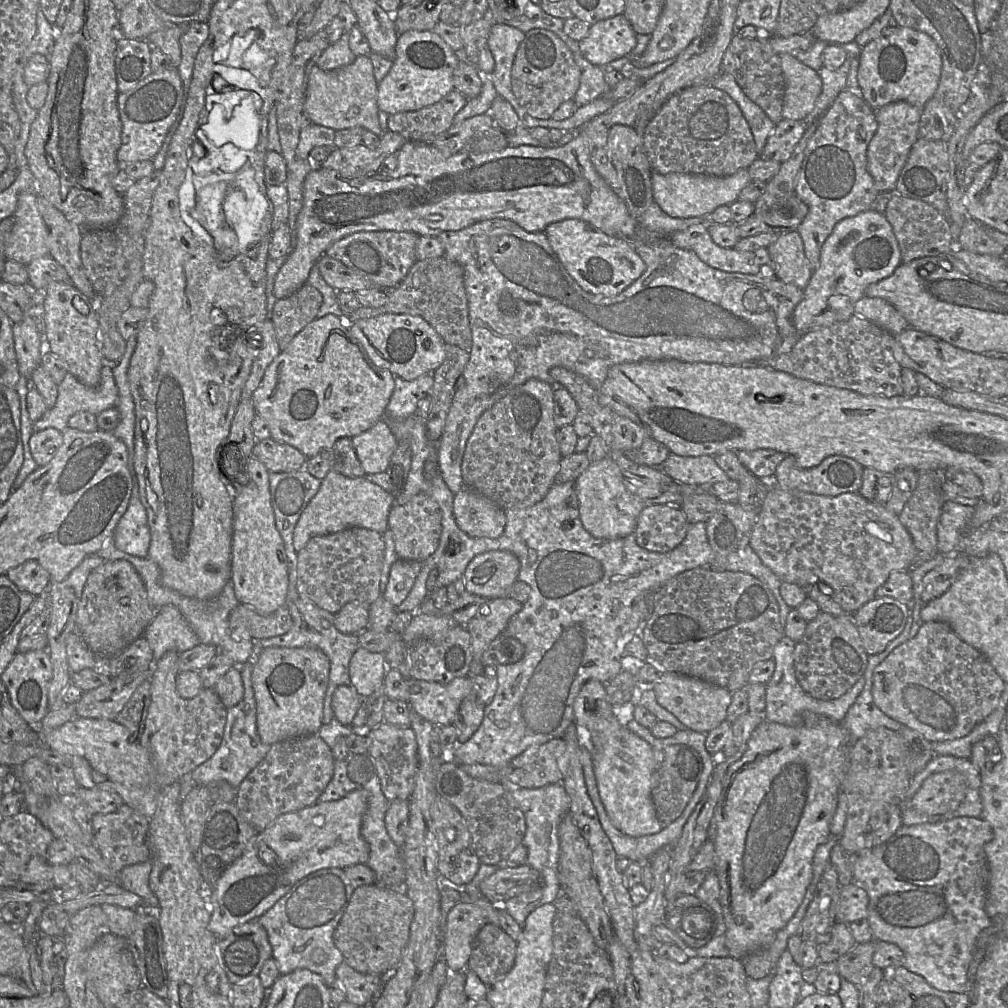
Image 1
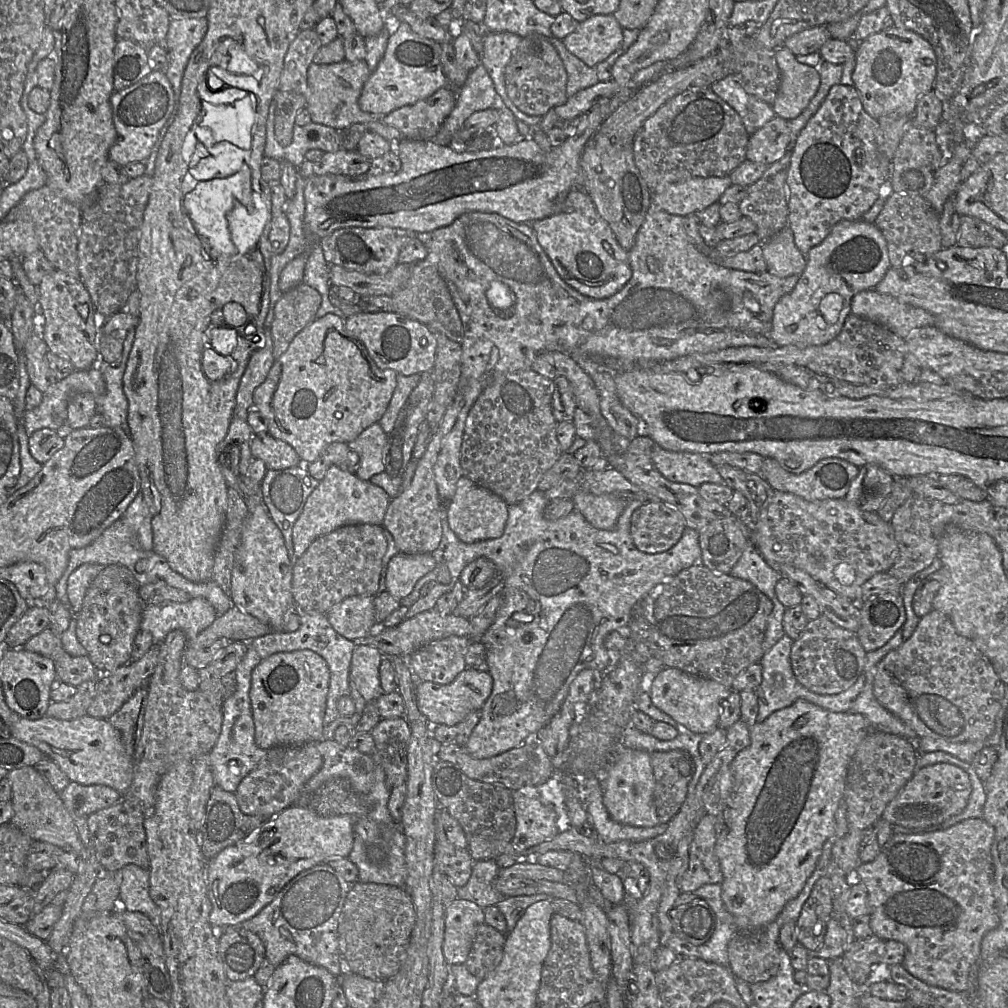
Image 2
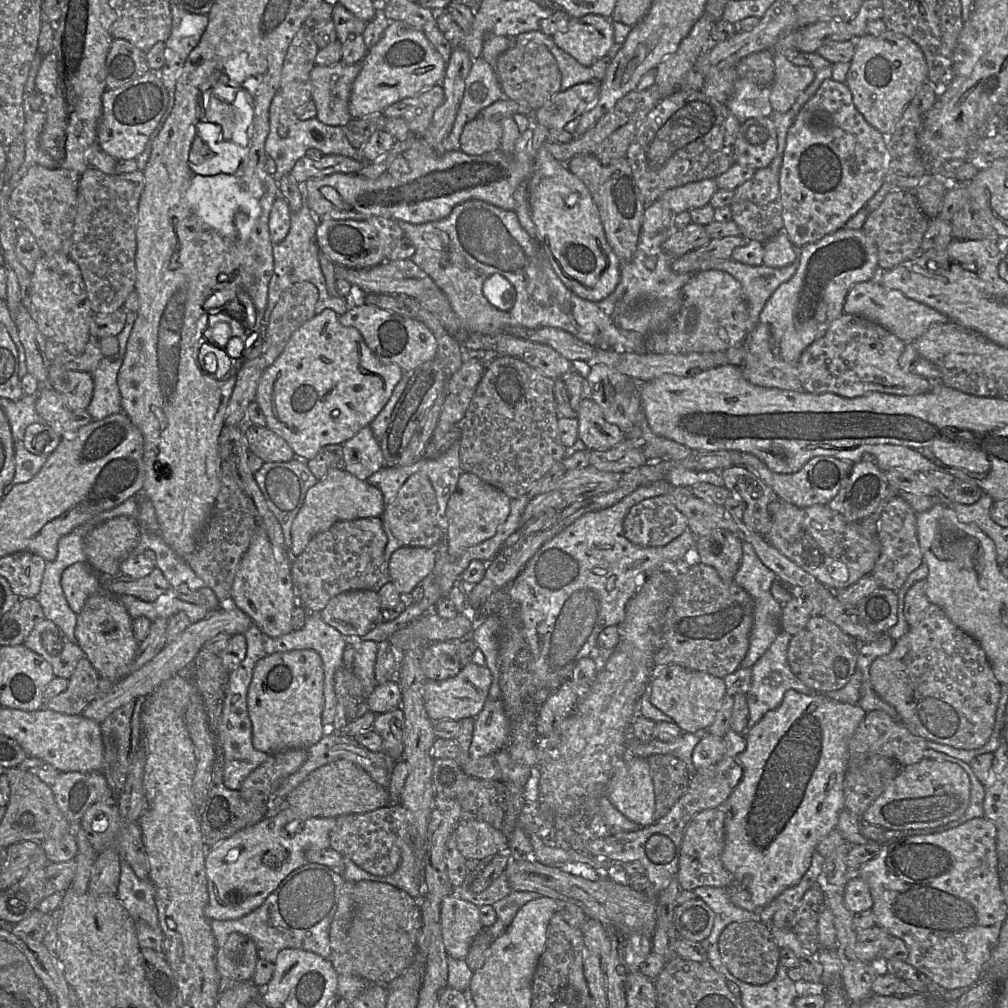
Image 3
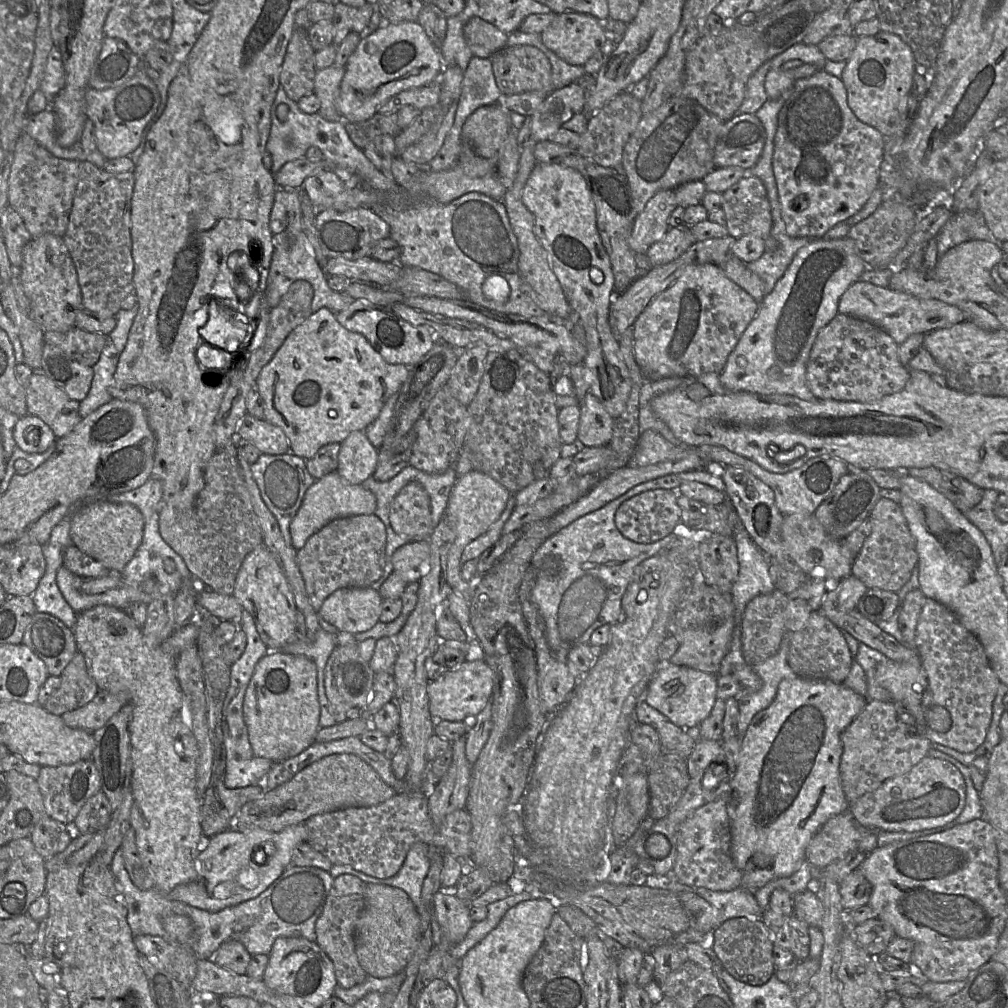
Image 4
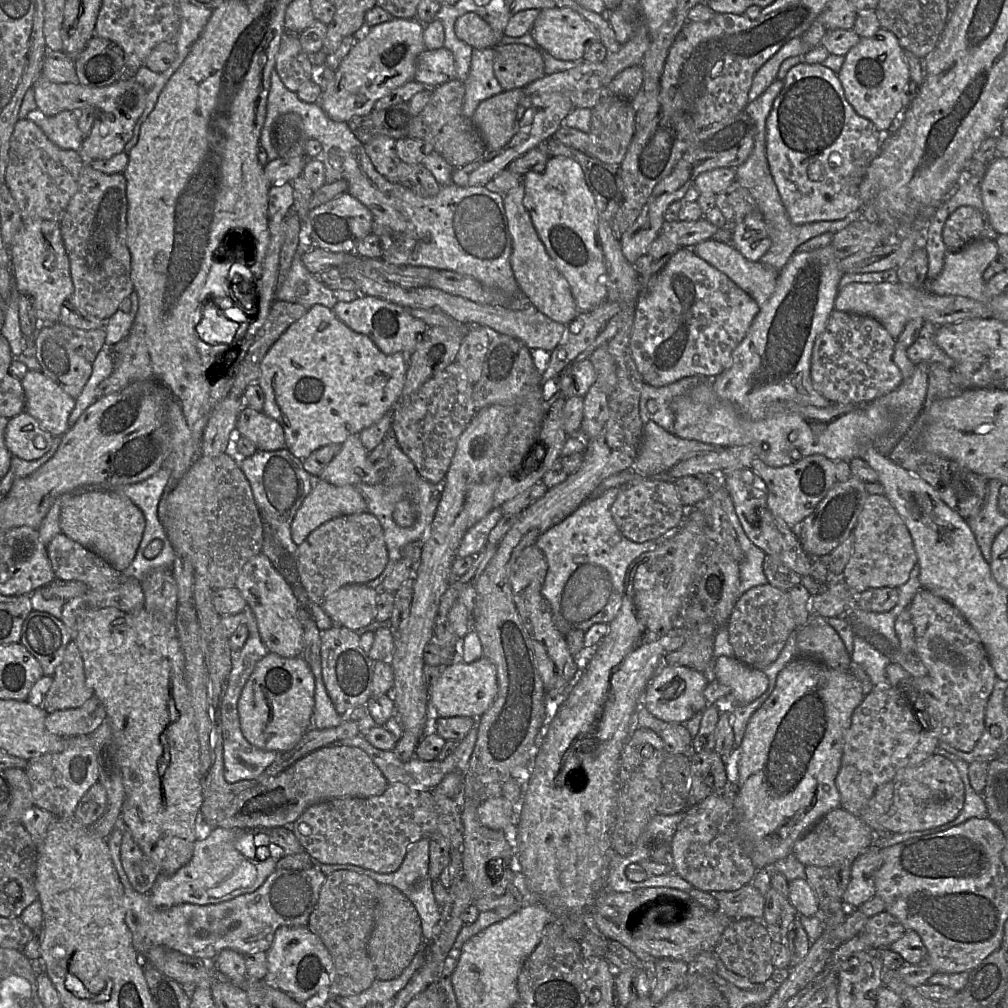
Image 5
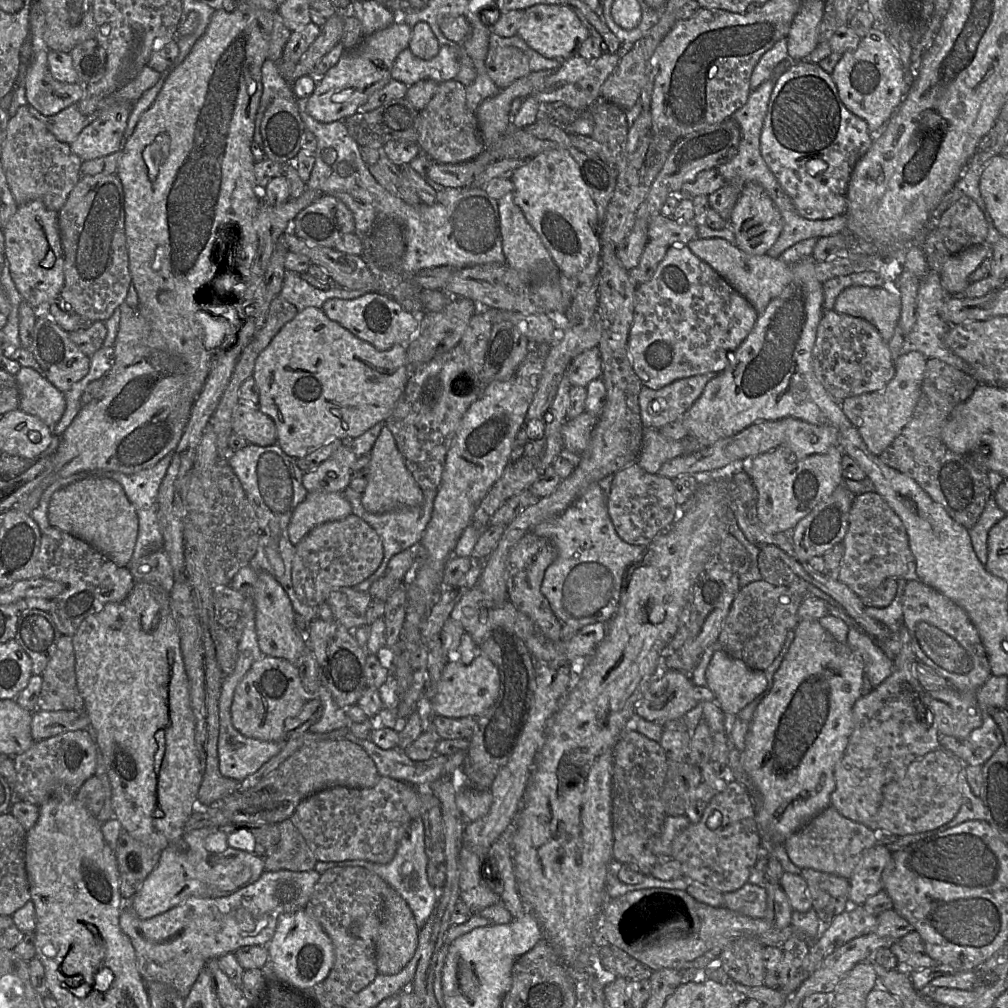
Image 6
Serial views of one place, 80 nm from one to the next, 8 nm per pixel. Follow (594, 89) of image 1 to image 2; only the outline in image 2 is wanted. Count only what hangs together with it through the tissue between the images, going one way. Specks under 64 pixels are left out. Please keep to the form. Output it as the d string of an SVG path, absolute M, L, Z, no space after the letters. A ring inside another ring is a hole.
M547 38L556 48L567 72L566 93L572 97L578 91L591 87L600 80L595 68L587 66L583 61L573 55L557 38Z

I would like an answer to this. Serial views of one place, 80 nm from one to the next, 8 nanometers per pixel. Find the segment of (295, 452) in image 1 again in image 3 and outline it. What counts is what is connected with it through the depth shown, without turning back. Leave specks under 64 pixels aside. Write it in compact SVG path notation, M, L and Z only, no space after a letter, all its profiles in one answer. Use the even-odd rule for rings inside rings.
M245 424L244 434L250 452L260 457L264 463L289 462L296 456L287 441L267 426Z

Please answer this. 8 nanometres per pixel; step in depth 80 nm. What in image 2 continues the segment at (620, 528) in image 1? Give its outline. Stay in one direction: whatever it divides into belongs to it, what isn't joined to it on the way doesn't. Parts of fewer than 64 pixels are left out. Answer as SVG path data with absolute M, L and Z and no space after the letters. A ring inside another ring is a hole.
M579 490L573 497L575 510L596 529L610 531L616 527L619 516L627 506L627 500L611 494L594 495Z

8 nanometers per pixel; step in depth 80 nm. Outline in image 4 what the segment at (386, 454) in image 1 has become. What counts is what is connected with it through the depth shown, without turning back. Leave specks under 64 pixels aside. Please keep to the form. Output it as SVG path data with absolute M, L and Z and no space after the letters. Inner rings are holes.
M362 430L351 432L341 443L336 472L351 484L371 477L378 463L378 449Z

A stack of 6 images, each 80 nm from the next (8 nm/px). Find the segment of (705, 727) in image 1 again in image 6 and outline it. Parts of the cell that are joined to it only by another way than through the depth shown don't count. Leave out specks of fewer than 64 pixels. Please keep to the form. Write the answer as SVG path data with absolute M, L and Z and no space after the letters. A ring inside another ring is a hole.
M662 669L637 701L635 715L659 724L676 722L699 703L694 698L694 686L689 676L684 672Z

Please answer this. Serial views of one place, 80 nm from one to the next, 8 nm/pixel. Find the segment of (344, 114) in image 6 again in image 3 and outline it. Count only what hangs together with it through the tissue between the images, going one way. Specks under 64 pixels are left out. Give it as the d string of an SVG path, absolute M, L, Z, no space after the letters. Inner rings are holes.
M390 20L380 40L360 62L360 72L352 84L349 98L351 117L362 118L382 113L391 104L440 84L445 66L441 55L422 30L399 20Z

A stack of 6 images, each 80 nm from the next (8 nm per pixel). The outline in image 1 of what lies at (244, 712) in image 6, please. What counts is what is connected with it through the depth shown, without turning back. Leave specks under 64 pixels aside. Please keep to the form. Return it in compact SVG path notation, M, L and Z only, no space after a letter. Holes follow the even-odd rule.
M269 647L255 654L250 661L254 665L252 684L256 700L256 724L262 742L272 746L288 738L318 733L323 724L324 697L329 683L330 662L326 654L312 647Z

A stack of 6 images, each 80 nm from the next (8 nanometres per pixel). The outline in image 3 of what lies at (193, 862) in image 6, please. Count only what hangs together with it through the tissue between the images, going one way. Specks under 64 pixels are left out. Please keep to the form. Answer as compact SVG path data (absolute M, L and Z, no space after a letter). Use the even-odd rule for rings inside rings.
M284 809L274 817L265 817L261 822L239 831L207 850L205 869L207 878L208 904L204 915L211 920L239 919L263 904L293 870L305 865L305 852L310 848L330 847L330 832L336 818L300 819L291 809Z

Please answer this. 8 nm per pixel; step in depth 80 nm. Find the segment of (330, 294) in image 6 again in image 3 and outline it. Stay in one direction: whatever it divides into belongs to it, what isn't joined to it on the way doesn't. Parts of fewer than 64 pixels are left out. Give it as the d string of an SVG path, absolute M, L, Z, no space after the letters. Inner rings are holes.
M303 204L300 210L291 213L289 232L278 244L273 245L273 273L268 286L267 307L262 325L268 326L271 312L284 291L297 282L311 282L318 289L319 297L315 306L315 314L320 314L325 309L333 310L338 316L346 313L353 305L350 295L347 297L331 296L328 293L325 277L319 262L319 246L316 241L317 218L313 215L307 204Z

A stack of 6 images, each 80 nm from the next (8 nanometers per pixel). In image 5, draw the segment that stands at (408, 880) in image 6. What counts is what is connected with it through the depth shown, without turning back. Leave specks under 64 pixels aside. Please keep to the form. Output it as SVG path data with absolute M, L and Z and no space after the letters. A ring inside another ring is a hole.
M422 838L407 848L405 858L400 867L391 873L378 873L352 864L324 864L320 863L321 871L328 875L337 870L352 870L365 874L379 884L389 884L398 888L414 904L421 919L422 935L424 939L432 941L440 933L440 907L438 906L432 889L432 880L429 876L429 838Z

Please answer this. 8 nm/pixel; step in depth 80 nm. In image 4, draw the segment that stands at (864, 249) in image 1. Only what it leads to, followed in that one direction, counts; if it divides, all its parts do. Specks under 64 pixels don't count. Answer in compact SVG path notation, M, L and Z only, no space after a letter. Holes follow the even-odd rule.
M847 236L833 240L812 239L801 247L773 290L760 302L756 316L719 373L723 387L734 392L787 394L806 401L817 400L806 382L806 367L812 346L818 333L839 313L838 303L843 293L860 279L865 270L866 262L858 256L854 241Z

